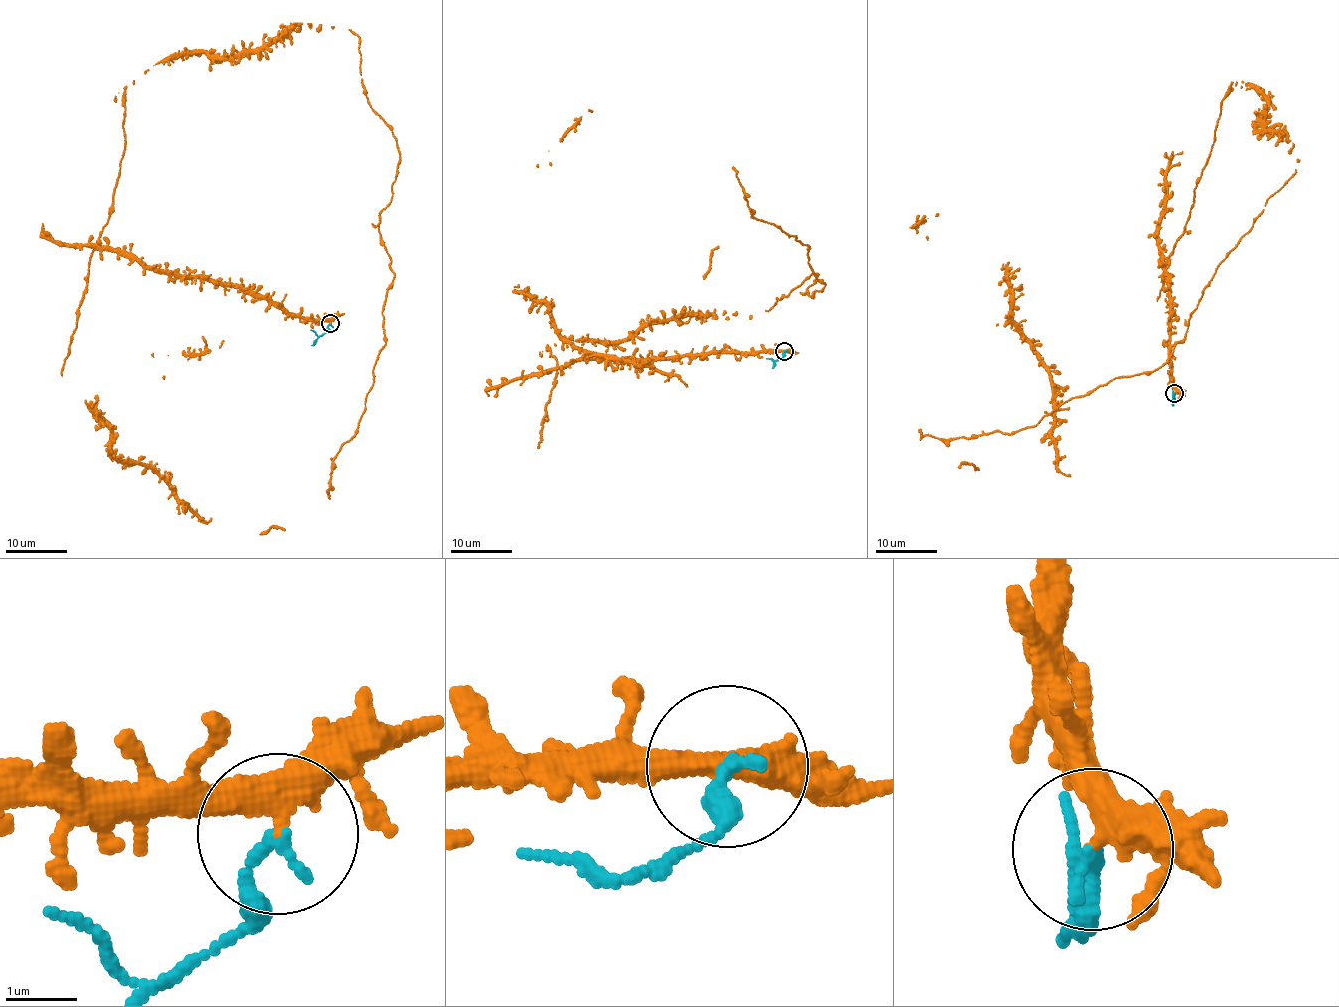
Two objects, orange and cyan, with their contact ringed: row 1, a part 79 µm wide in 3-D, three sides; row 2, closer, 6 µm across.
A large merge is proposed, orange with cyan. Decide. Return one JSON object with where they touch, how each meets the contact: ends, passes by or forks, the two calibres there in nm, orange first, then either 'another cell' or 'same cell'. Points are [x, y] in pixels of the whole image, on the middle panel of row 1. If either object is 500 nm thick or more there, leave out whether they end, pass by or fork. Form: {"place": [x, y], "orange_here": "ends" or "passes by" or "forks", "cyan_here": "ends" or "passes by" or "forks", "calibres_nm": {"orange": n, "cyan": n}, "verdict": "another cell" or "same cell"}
{"place": [784, 351], "orange_here": "passes by", "cyan_here": "ends", "calibres_nm": {"orange": 320, "cyan": 200}, "verdict": "another cell"}

